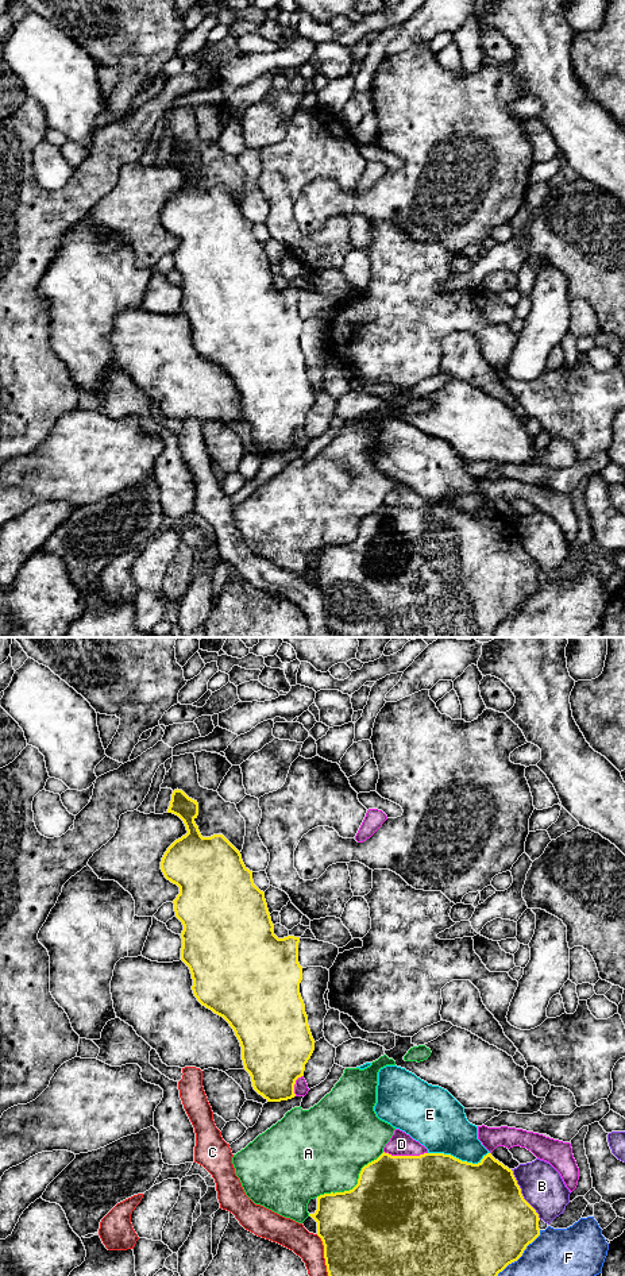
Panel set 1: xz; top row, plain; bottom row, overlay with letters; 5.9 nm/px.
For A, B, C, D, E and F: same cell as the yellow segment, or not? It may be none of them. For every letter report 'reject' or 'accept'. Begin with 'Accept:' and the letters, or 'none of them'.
Accept: none of them
A: reject
B: reject
C: reject
D: reject
E: reject
F: reject

